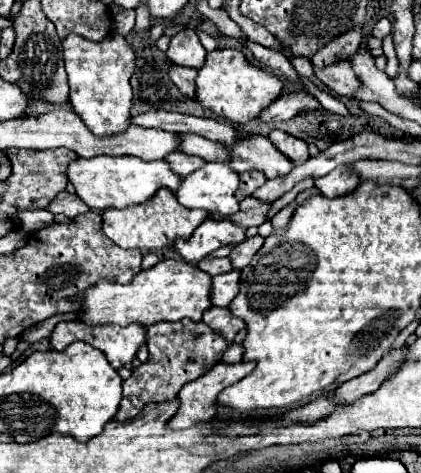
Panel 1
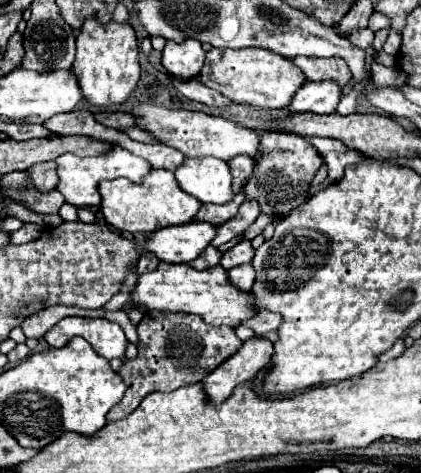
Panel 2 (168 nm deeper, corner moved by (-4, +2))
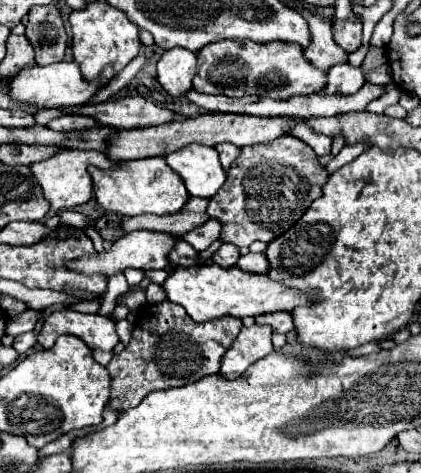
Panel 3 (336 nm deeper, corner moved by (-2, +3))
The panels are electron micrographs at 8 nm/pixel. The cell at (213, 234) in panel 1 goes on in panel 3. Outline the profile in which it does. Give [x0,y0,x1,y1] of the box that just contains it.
[70,230,180,276]

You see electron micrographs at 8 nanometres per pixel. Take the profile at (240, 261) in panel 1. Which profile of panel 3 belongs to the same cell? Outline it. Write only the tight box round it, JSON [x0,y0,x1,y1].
[212,244,240,268]

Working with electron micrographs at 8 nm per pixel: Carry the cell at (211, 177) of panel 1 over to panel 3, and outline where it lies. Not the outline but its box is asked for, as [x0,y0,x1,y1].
[166,146,226,198]

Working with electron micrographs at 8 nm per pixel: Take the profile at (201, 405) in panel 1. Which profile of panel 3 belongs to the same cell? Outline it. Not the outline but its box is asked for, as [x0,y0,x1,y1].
[220,324,274,380]

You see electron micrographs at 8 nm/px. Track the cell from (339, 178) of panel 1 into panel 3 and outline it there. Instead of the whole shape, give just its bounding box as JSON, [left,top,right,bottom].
[292,122,332,156]

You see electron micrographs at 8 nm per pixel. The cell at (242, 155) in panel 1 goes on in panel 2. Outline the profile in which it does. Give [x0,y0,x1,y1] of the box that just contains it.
[130,103,260,161]

